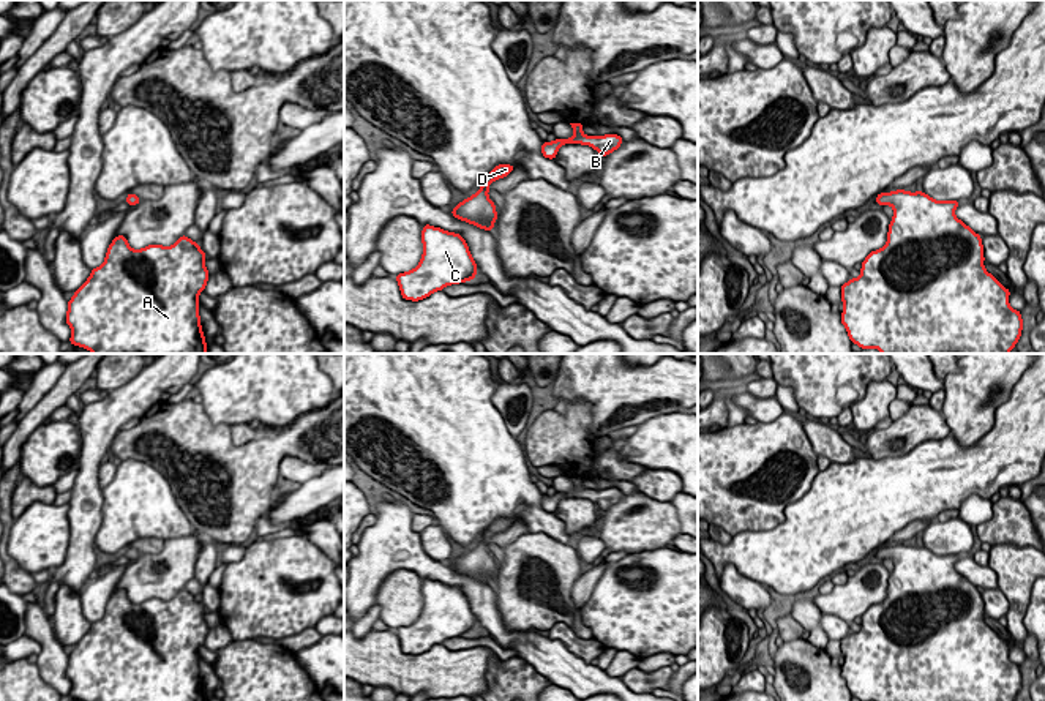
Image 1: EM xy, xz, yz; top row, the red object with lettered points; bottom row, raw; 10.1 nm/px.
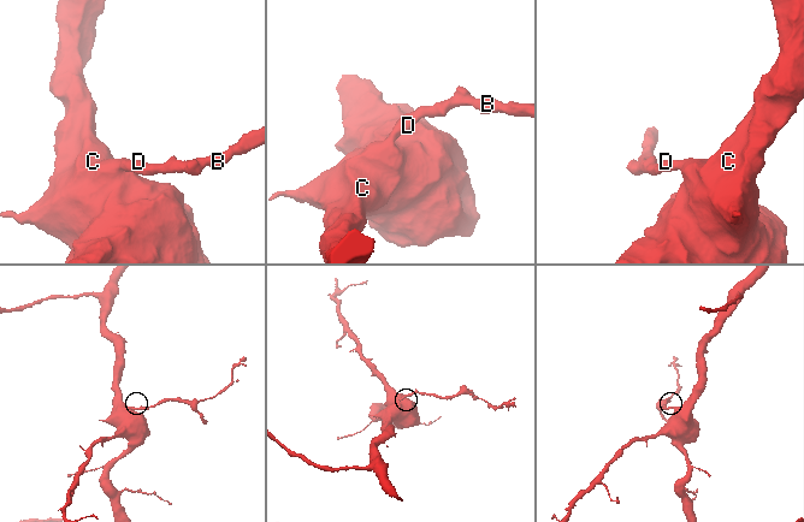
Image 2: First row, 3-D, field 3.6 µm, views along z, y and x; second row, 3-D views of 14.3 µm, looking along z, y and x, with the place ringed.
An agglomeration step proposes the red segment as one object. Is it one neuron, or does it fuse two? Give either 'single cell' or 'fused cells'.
single cell

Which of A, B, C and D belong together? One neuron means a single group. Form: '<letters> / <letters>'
A B C D

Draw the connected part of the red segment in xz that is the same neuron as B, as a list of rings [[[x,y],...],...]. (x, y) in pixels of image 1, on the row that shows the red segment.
[[[570,123],[575,136],[570,139],[556,139],[552,142],[543,142],[541,155],[545,158],[554,159],[560,145],[565,144],[582,144],[590,145],[594,150],[598,150],[601,156],[609,155],[611,152],[617,150],[624,139],[617,134],[606,134],[606,136],[584,136],[581,123]]]

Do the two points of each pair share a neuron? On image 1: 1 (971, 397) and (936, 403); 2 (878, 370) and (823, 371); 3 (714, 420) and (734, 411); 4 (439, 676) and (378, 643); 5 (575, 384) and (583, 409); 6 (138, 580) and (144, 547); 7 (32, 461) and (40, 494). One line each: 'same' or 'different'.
1: different
2: same
3: different
4: same
5: different
6: different
7: different

